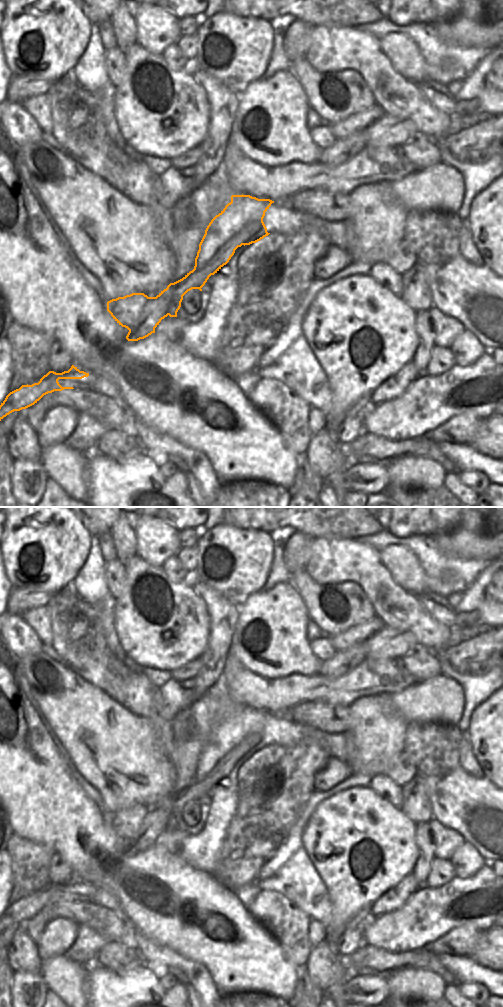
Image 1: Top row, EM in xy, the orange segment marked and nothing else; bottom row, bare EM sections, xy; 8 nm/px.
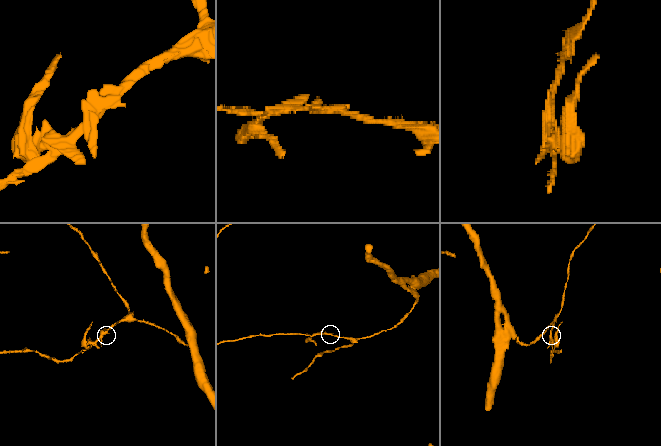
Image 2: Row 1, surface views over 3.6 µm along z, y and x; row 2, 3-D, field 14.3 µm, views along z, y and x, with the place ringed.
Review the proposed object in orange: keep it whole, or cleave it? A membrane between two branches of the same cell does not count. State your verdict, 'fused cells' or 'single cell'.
fused cells

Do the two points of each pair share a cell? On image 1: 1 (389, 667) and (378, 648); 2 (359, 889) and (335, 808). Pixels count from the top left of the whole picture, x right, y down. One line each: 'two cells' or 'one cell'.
1: two cells
2: one cell

